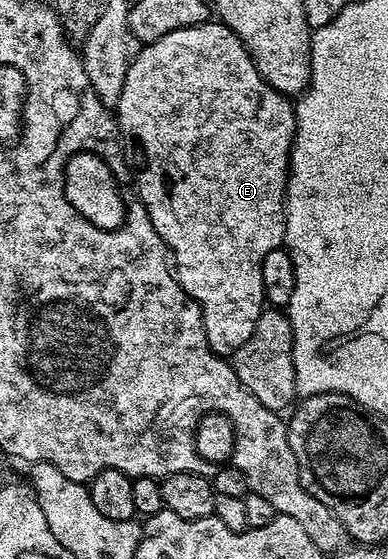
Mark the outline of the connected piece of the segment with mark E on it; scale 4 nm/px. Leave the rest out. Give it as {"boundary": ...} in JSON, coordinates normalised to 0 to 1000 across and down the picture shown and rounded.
{"boundary":[[[539,38],[508,48],[459,52],[448,59],[428,59],[407,73],[363,82],[325,131],[314,170],[294,193],[294,204],[322,243],[361,254],[371,268],[371,301],[345,315],[351,343],[361,347],[366,367],[418,431],[433,440],[448,465],[448,490],[466,517],[515,546],[526,569],[526,587],[536,605],[536,619],[570,639],[606,635],[611,624],[644,610],[644,596],[655,596],[655,581],[673,556],[683,555],[680,519],[675,517],[675,467],[686,453],[716,445],[732,435],[732,352],[742,333],[742,302],[753,275],[753,249],[763,242],[763,202],[758,184],[740,170],[722,170],[678,141],[624,81],[624,73],[590,48],[564,38]]]}

